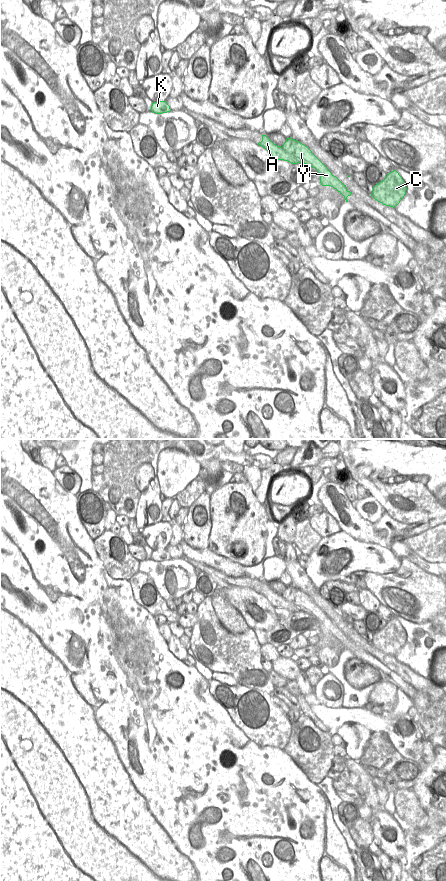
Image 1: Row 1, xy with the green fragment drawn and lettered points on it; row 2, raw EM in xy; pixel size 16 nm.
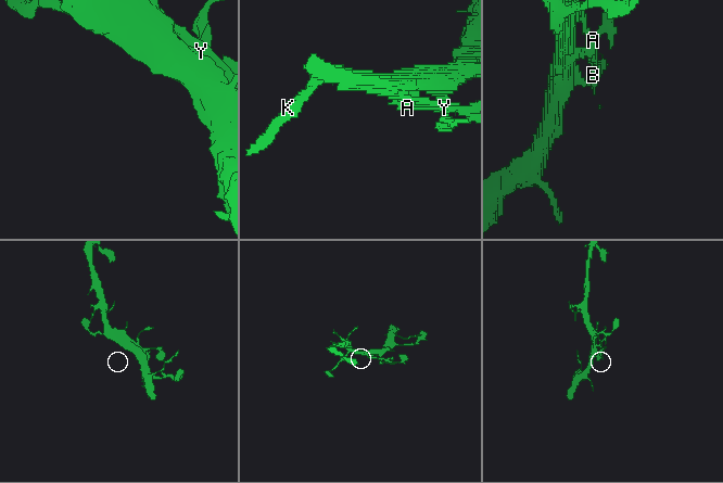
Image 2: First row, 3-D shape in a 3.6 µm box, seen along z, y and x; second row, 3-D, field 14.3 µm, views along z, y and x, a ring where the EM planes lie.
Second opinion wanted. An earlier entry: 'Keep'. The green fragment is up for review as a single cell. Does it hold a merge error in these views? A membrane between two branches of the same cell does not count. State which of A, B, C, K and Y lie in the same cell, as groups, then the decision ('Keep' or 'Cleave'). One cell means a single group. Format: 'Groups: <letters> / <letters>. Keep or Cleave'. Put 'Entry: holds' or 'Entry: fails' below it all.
Groups: A K / B C Y. Cleave
Entry: fails

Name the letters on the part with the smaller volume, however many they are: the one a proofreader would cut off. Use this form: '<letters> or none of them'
B, C, Y

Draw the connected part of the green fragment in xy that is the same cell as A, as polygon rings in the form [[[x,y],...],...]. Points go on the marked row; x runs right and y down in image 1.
[[[262,135],[262,141],[258,145],[265,148],[273,159],[289,161],[289,153],[283,147],[274,144],[266,135]]]

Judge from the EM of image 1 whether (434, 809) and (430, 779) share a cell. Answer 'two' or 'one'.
one

